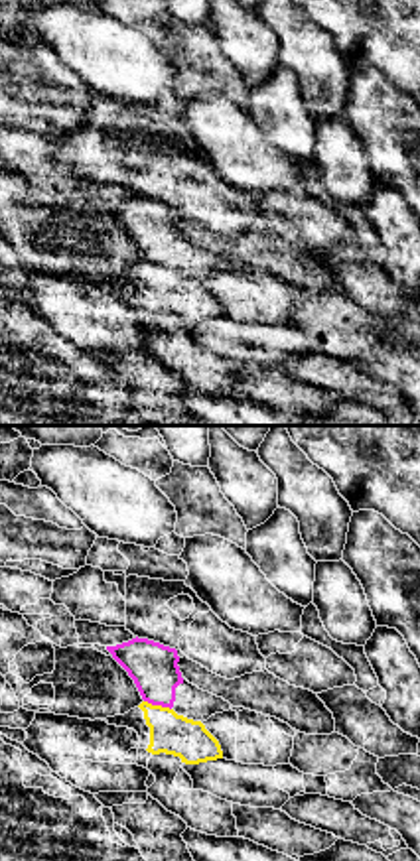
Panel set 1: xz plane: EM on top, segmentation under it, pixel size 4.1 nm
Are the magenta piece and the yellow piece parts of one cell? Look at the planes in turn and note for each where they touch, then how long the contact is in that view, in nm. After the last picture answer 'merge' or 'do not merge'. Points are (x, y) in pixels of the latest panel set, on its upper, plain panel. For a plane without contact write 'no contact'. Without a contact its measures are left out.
(158, 263) | 120 nm

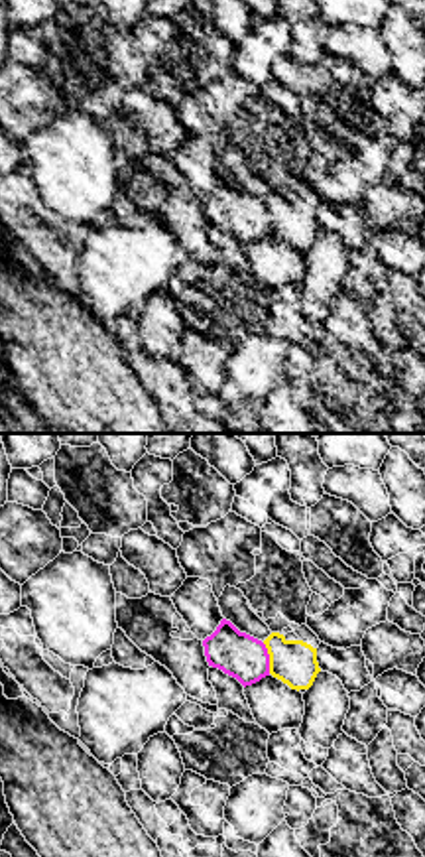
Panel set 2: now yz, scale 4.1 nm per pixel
(268, 217) | 130 nm

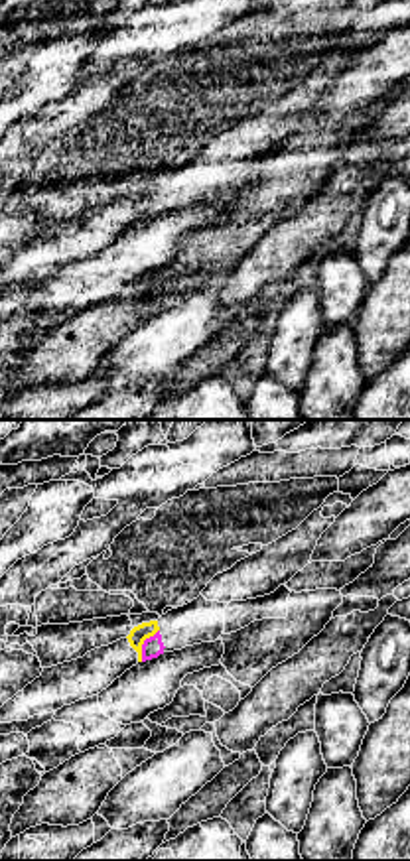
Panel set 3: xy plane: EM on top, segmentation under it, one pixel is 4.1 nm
(142, 203) | 150 nm

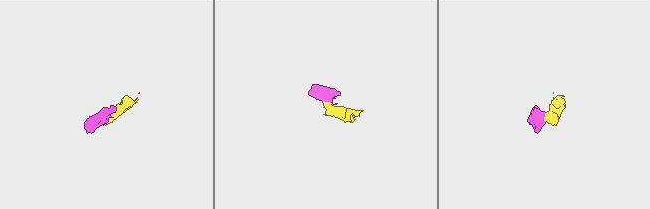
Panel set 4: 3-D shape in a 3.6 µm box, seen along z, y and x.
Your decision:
do not merge

